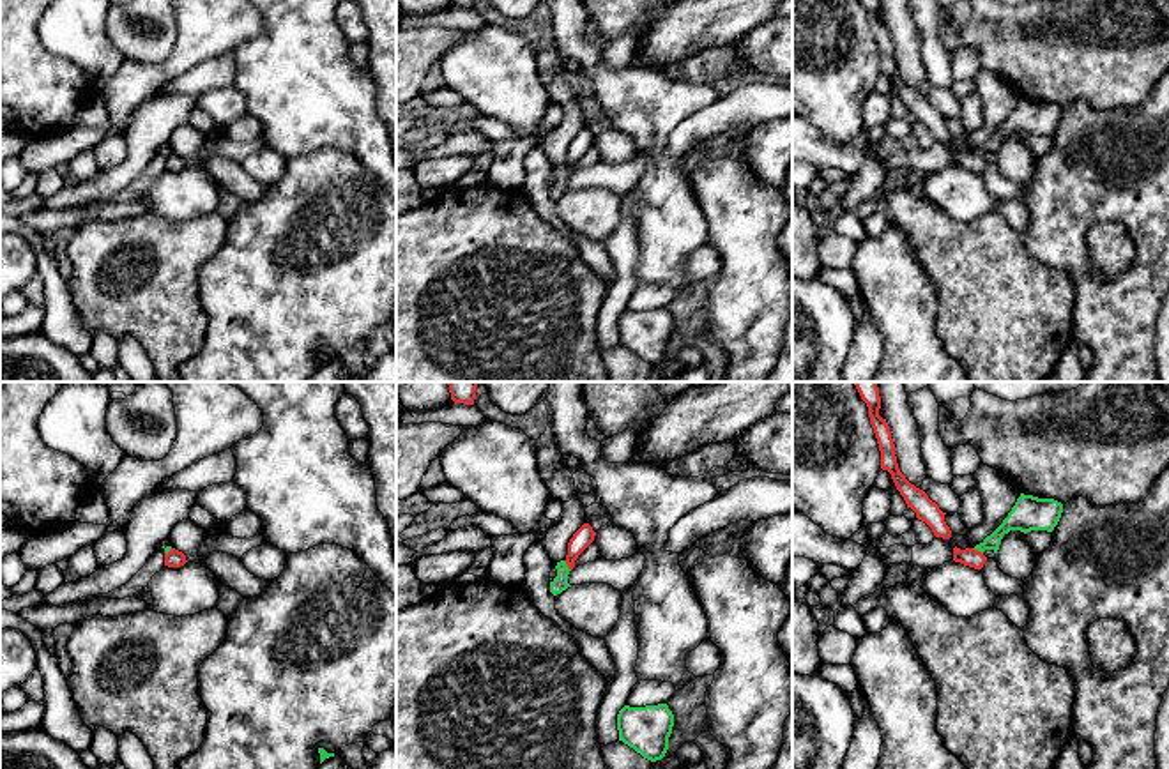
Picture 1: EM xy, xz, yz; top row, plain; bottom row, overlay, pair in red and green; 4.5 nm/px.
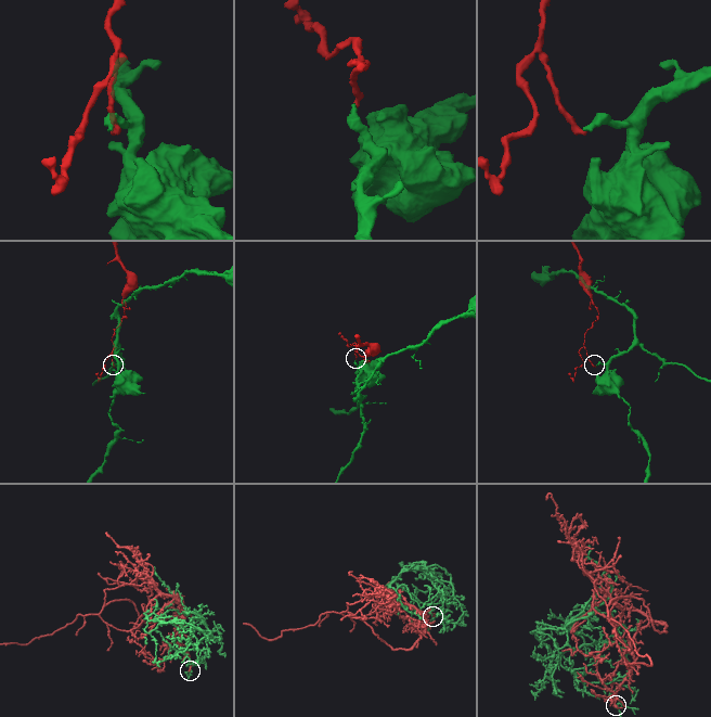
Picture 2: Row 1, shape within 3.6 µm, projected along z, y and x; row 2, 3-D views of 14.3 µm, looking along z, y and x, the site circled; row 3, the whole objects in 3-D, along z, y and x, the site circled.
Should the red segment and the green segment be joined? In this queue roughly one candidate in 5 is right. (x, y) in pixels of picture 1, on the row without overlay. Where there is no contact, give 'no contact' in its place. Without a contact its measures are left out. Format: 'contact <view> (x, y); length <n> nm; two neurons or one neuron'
contact xz (568, 170); length 50 nm; two neurons

